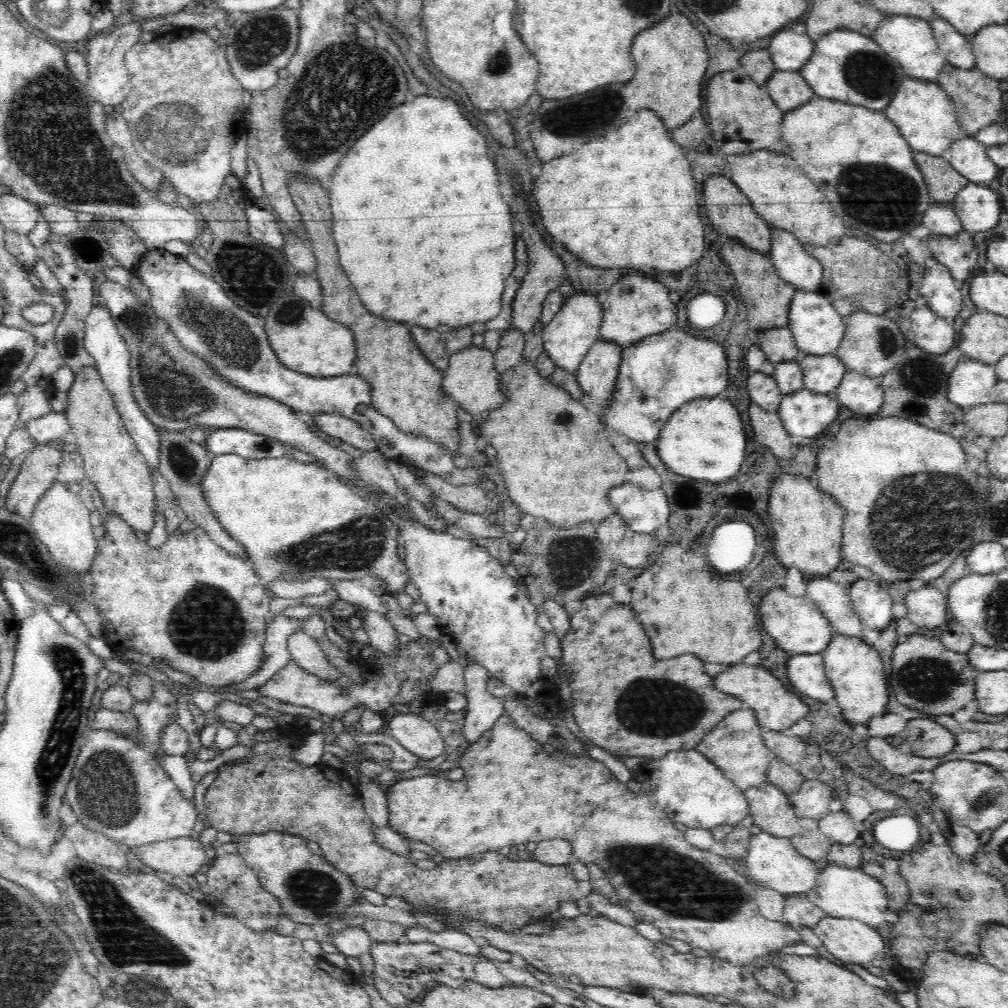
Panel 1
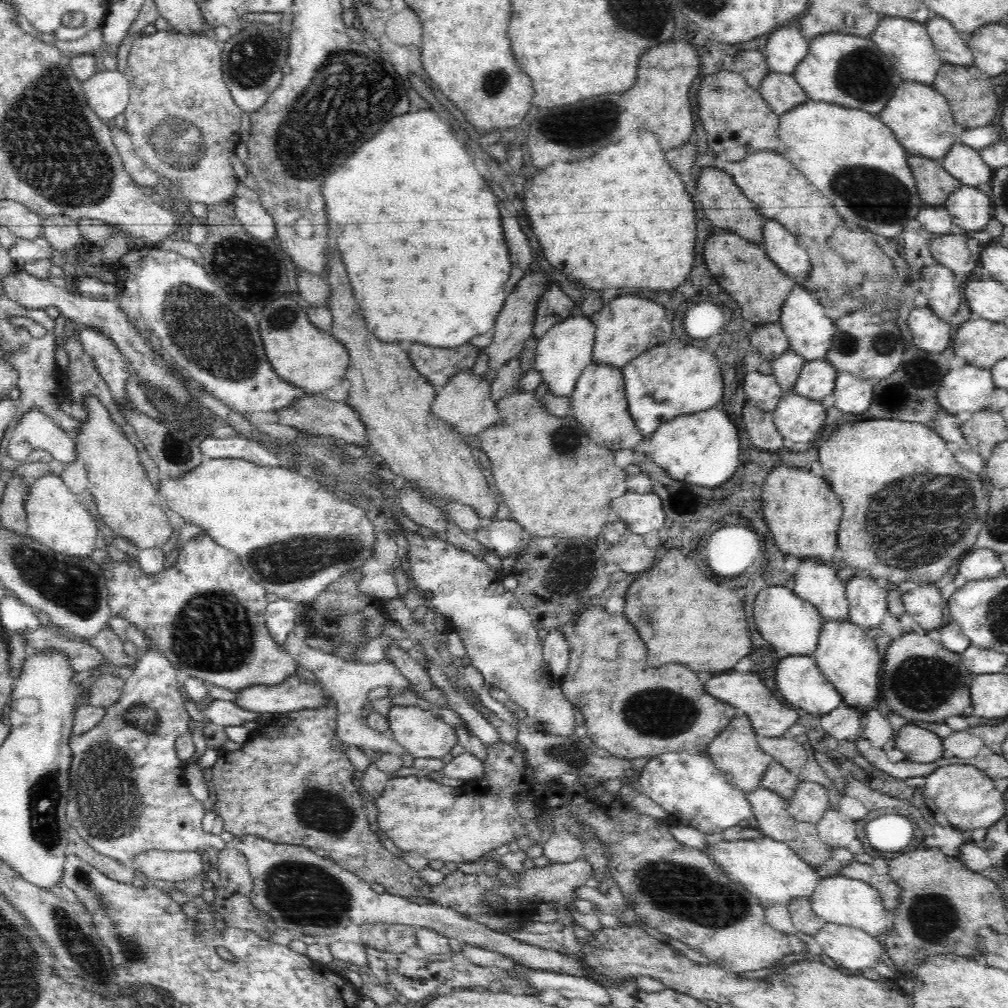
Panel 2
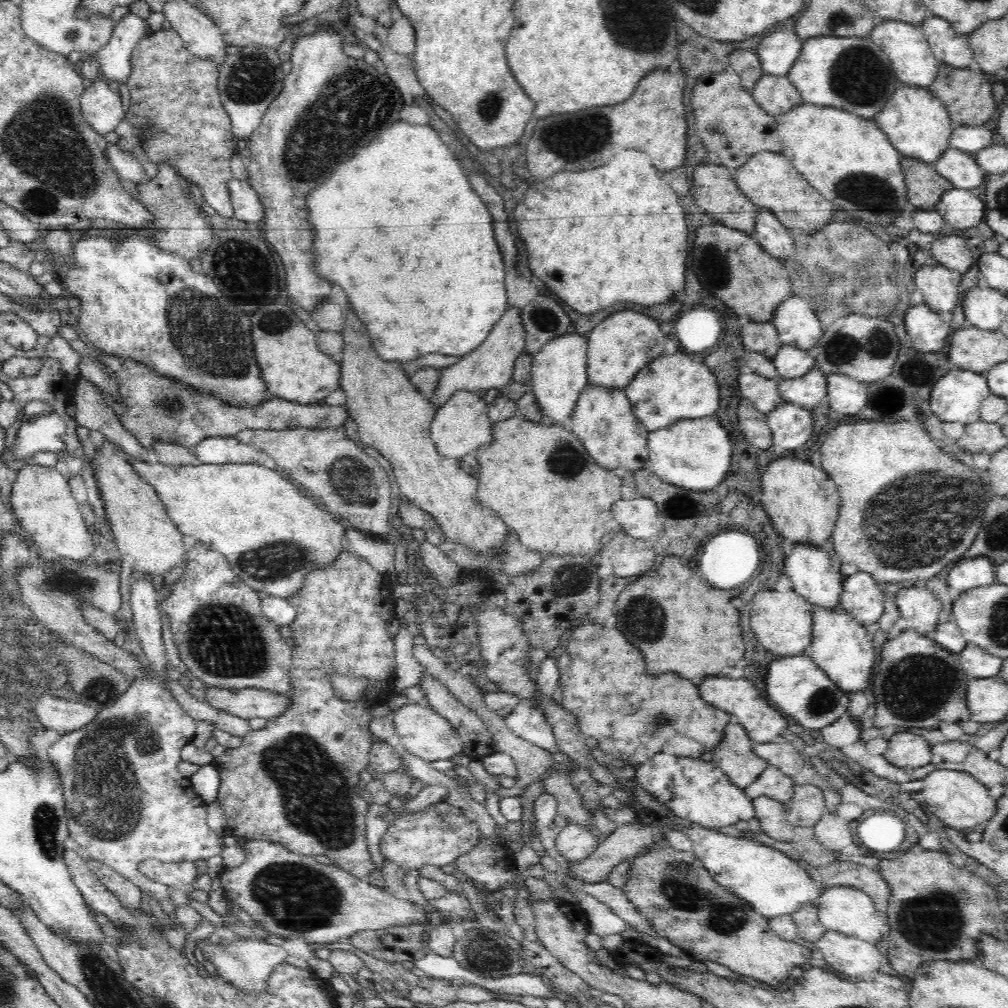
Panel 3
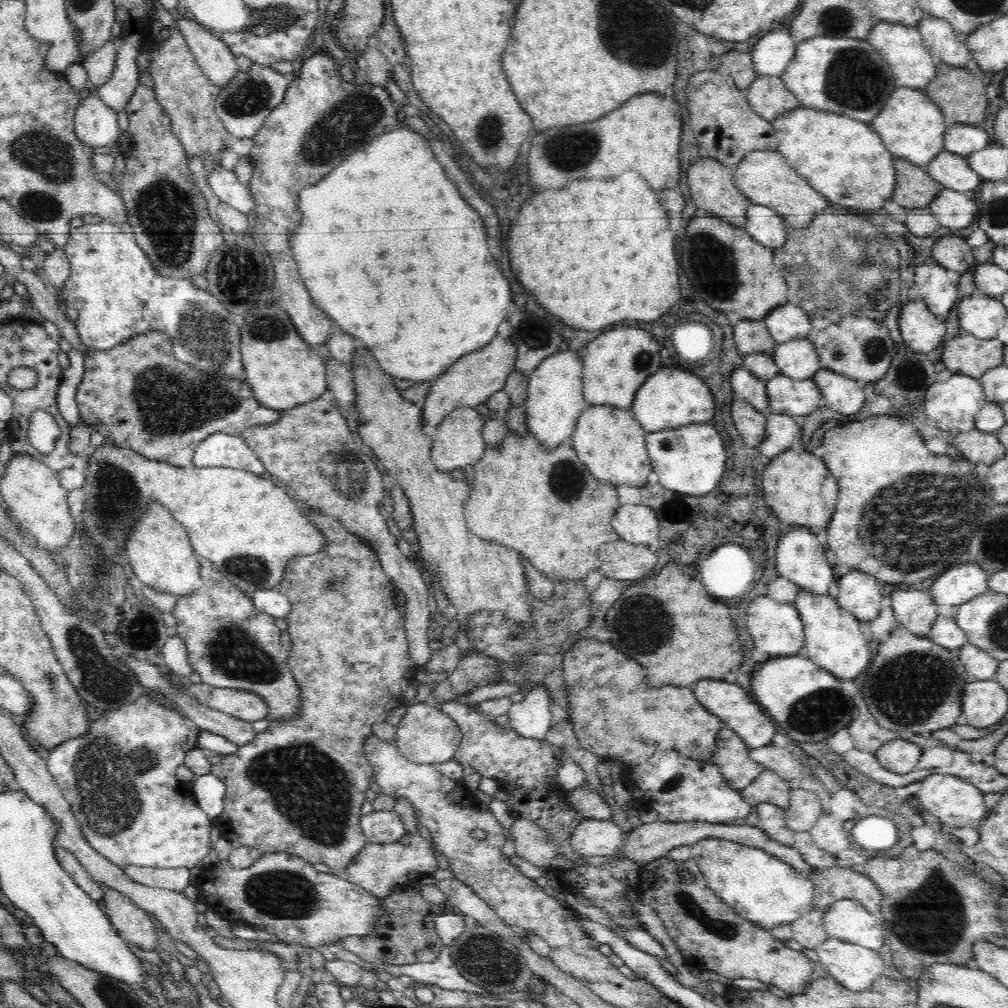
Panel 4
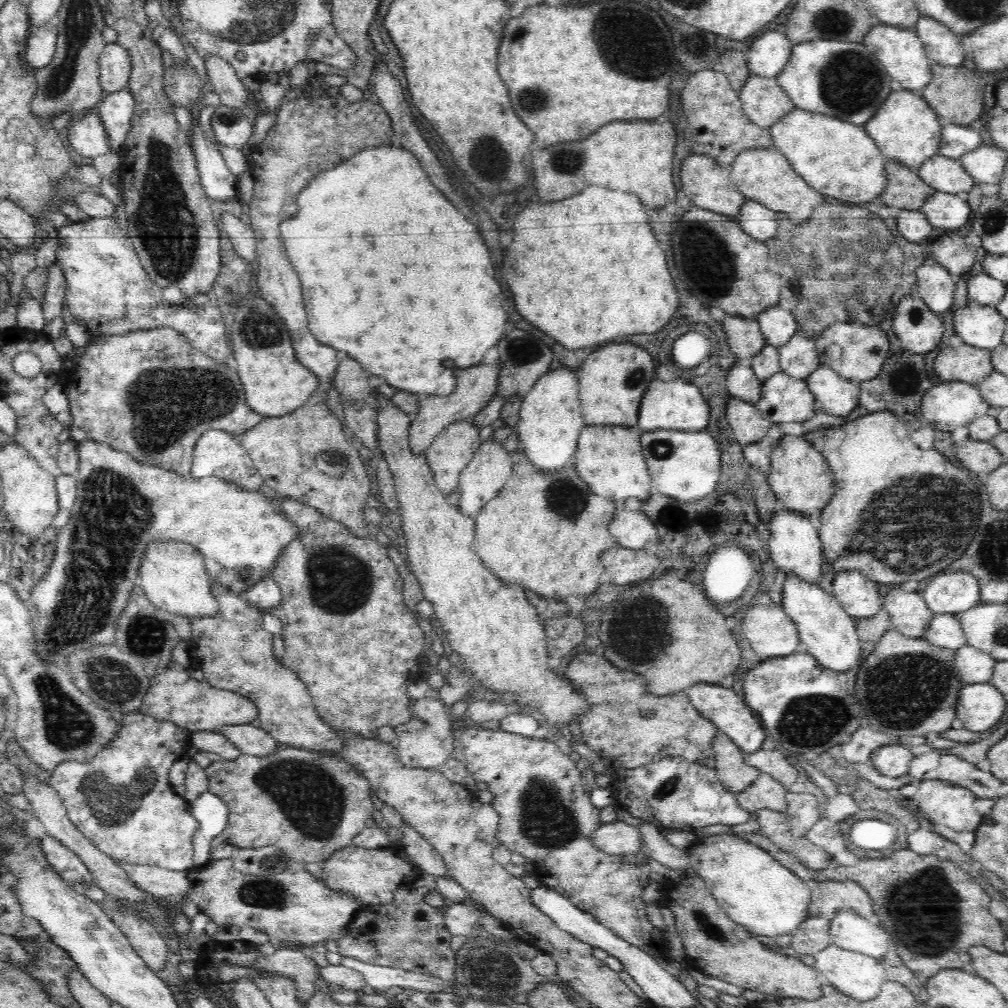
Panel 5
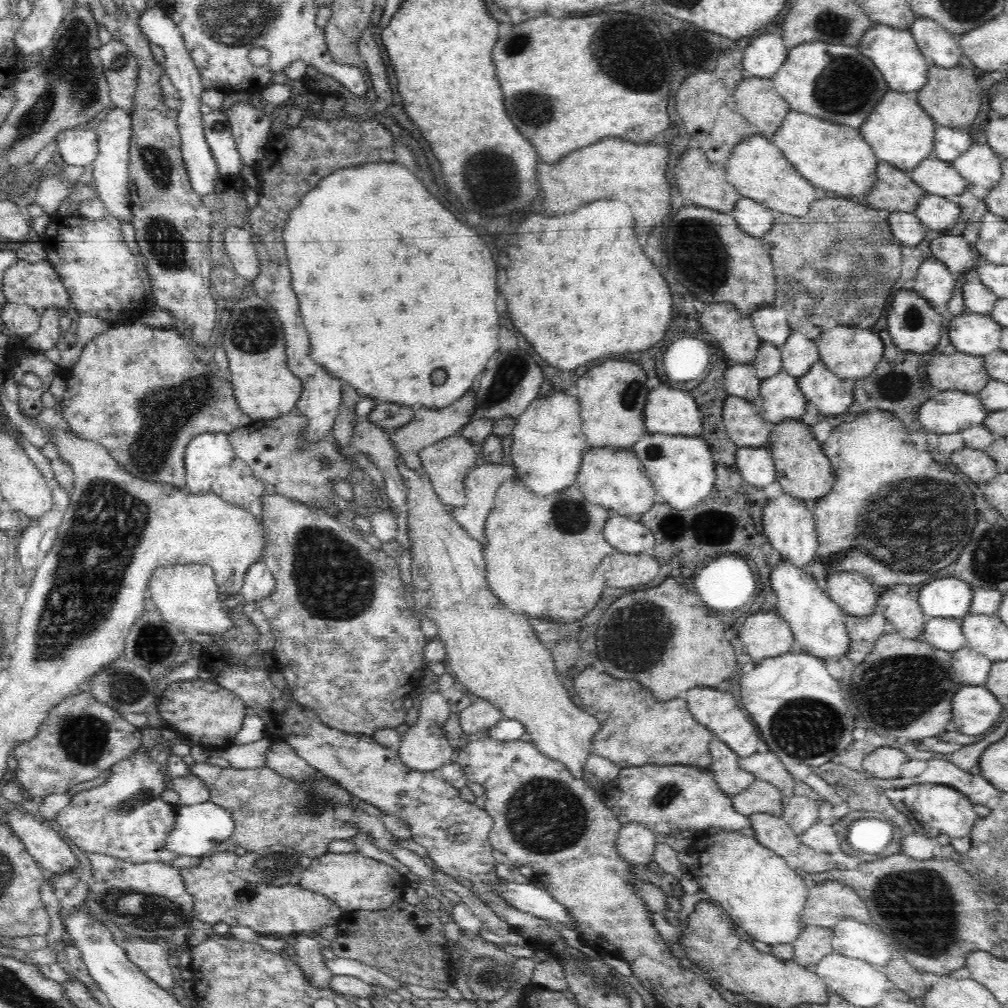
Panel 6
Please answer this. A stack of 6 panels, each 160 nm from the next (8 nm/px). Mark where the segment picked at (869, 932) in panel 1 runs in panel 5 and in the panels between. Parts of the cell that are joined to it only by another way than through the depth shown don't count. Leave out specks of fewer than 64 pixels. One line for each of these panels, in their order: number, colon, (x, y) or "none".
2: (849, 947)
3: (848, 955)
4: (853, 966)
5: (858, 975)

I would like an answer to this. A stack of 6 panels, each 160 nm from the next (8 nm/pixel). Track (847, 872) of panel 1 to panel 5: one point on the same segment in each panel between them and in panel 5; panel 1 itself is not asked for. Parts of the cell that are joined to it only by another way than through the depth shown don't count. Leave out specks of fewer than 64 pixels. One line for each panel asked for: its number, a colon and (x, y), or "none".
2: (839, 900)
3: (848, 910)
4: (847, 920)
5: (848, 930)

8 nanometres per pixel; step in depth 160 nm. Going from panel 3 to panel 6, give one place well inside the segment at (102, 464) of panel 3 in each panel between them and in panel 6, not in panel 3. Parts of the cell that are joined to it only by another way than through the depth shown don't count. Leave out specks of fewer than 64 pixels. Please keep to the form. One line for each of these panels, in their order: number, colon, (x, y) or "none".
4: (159, 550)
5: (173, 574)
6: (186, 595)

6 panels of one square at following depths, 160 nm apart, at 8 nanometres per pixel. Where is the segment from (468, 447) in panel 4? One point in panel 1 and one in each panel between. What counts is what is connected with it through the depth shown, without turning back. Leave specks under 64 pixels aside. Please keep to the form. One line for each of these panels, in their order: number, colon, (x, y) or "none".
1: (471, 381)
2: (465, 403)
3: (462, 425)

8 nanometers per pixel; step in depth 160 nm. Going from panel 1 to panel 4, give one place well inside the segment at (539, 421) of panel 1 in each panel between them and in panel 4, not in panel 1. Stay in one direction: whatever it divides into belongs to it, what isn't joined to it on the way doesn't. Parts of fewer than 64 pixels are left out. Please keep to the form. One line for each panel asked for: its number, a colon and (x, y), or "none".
2: (531, 452)
3: (539, 478)
4: (542, 504)

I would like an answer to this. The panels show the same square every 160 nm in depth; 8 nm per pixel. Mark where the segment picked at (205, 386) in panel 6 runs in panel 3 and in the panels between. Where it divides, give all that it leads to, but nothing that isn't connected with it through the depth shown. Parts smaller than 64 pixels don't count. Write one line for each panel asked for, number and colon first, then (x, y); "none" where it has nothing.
3: (152, 407)
4: (138, 395)
5: (126, 395)

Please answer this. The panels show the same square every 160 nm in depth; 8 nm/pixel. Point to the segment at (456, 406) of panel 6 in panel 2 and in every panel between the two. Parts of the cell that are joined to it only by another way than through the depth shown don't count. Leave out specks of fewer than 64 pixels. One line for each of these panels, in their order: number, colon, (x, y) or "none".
2: (514, 325)
3: (491, 366)
4: (471, 381)
5: (475, 387)

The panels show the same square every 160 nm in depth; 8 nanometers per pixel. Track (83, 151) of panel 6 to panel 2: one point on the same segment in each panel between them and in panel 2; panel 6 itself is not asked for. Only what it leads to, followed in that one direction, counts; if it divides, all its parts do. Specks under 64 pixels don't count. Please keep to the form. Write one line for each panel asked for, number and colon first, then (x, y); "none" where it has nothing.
2: (107, 92)
3: (101, 107)
4: (96, 125)
5: (87, 135)

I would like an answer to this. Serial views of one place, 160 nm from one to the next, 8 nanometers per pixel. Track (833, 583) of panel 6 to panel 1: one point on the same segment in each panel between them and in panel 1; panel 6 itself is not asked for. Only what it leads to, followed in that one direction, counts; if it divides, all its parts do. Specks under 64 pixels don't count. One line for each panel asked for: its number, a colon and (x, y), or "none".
1: (871, 601)
2: (867, 604)
3: (860, 597)
4: (859, 593)
5: (860, 597)

